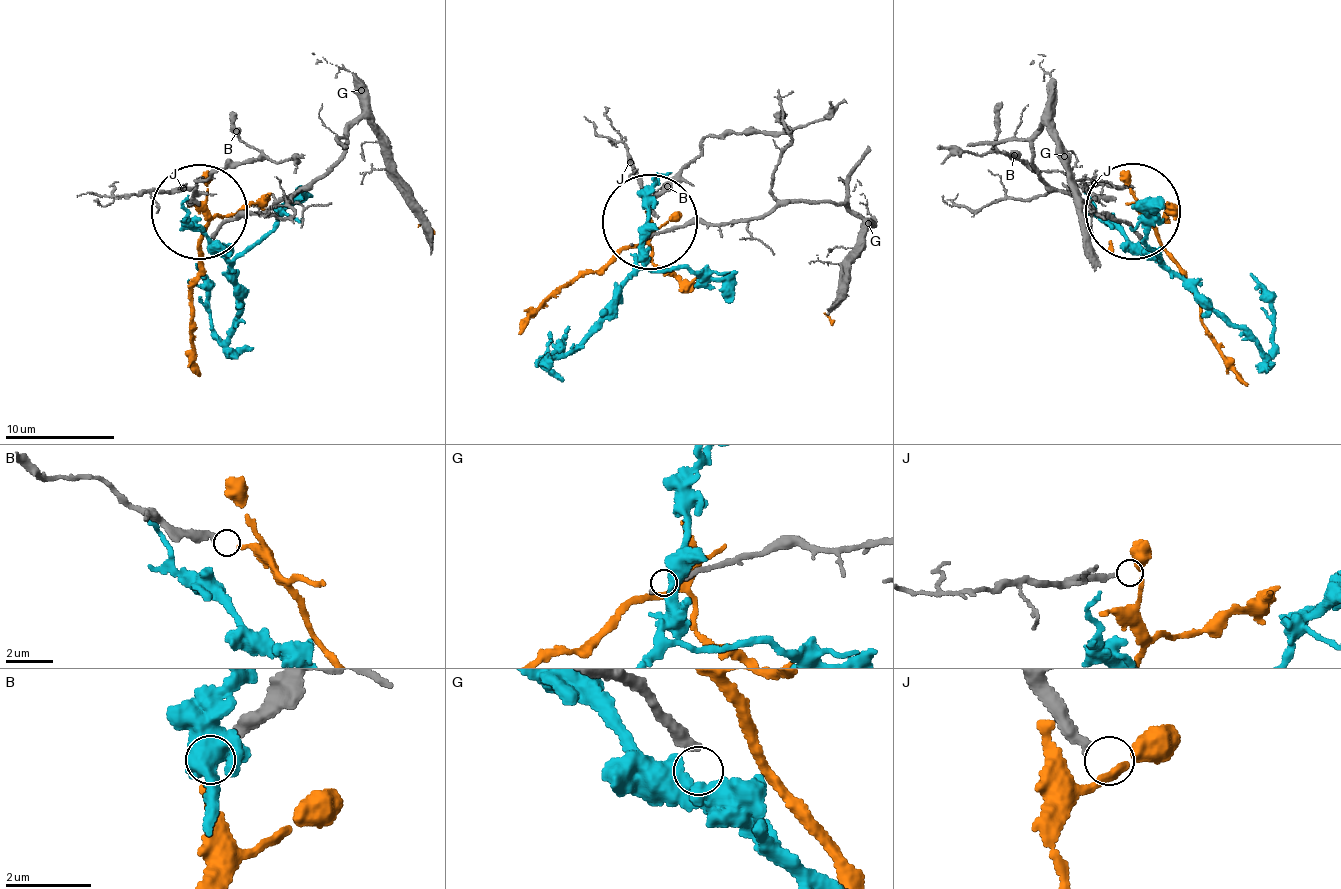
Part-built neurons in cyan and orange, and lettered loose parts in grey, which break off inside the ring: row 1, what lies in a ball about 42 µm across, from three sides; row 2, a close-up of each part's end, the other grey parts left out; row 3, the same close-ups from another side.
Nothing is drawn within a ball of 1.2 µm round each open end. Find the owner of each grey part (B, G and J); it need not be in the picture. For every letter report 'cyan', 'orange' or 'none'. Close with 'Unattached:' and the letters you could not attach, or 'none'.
B: orange
G: none
J: none
Unattached: G, J

